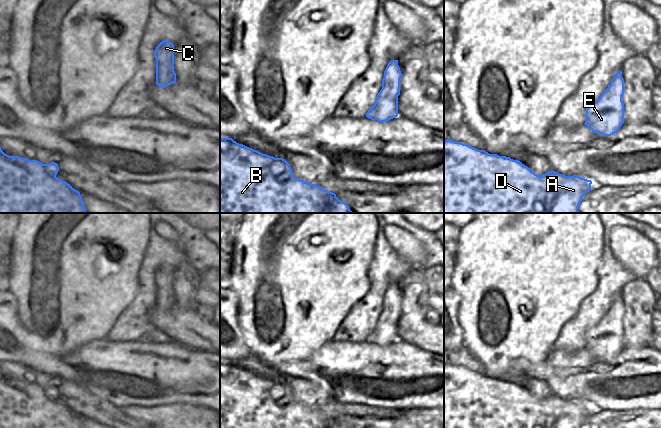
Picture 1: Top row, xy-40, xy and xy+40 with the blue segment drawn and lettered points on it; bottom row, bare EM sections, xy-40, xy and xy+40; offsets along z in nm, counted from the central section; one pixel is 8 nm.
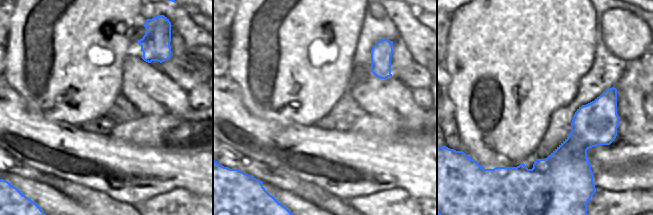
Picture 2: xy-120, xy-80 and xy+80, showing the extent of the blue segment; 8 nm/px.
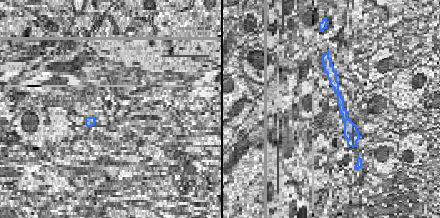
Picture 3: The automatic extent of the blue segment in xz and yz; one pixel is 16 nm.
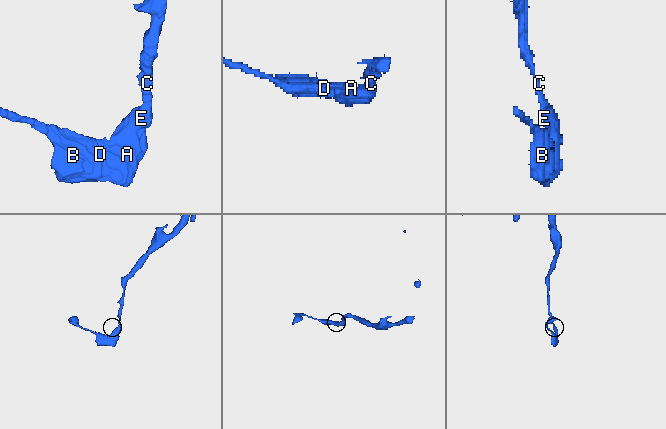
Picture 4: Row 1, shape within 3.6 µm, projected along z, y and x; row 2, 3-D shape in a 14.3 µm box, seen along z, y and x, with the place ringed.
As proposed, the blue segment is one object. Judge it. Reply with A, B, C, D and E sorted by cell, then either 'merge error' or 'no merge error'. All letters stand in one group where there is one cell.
groups A B D E / C; merge error

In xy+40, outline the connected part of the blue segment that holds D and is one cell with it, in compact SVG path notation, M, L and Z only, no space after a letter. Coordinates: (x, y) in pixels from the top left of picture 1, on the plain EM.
M449 362L444 365L444 428L580 428L582 421L591 414L591 408L591 404L579 400L565 400L553 394L539 400L519 384L513 384L510 381L497 378L489 378L485 374L478 374Z

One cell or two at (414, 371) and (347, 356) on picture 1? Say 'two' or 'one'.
one

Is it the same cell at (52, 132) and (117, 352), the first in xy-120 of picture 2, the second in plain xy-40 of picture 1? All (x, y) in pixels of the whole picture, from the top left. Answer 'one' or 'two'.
one

